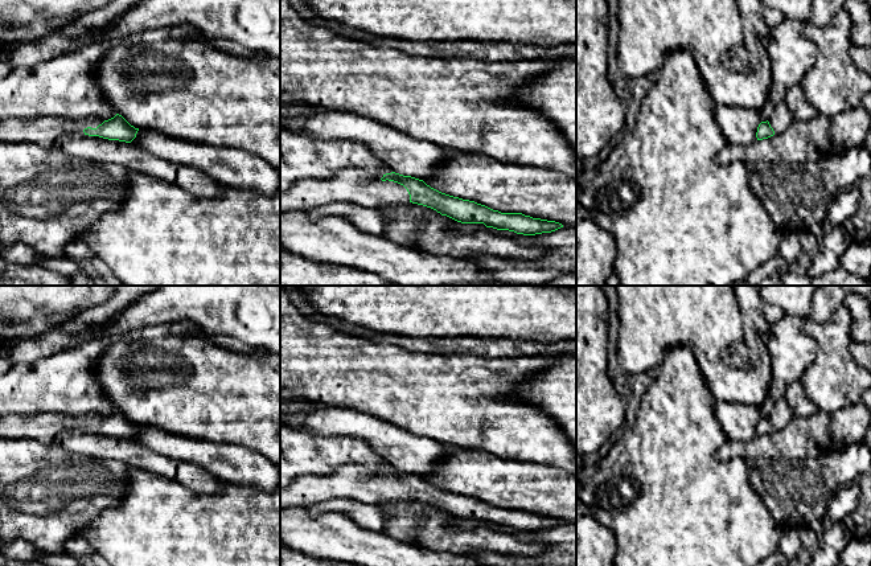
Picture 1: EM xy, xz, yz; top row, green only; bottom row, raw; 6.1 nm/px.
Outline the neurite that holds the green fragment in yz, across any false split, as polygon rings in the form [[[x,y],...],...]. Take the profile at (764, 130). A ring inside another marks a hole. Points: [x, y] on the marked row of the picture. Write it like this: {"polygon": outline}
{"polygon": [[[782,101],[777,104],[775,114],[767,120],[761,122],[757,127],[756,138],[757,140],[768,139],[775,134],[781,134],[790,123],[793,118]]]}

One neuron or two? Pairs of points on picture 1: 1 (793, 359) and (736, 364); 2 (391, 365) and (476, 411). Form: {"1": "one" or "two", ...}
{"1": "two", "2": "one"}

